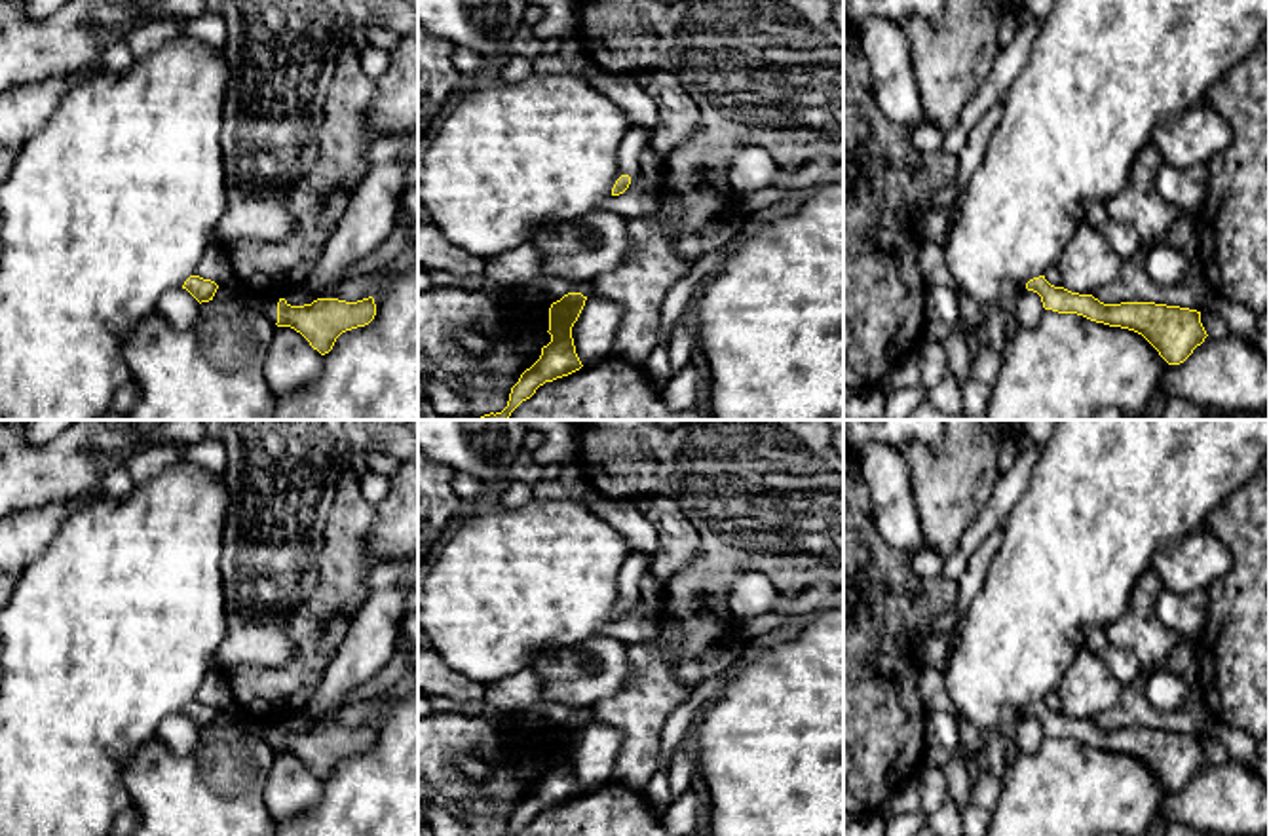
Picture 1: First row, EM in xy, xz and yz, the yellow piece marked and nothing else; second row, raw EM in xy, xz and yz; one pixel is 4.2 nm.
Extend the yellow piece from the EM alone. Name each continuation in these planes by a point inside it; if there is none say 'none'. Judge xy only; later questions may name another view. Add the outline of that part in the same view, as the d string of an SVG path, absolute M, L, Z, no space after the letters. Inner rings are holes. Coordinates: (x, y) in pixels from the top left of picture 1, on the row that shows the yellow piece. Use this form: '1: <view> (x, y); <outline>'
1: xy (268, 306); M249 294L247 298L243 298L243 302L262 312L272 323L277 323L277 298Z

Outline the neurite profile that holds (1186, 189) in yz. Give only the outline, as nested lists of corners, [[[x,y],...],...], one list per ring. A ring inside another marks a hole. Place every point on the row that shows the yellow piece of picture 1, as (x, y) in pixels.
[[[1163,163],[1157,175],[1159,194],[1184,209],[1189,217],[1197,217],[1203,211],[1203,203],[1208,190],[1208,167],[1193,165],[1189,169],[1176,169]]]

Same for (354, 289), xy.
[[[365,276],[365,277],[353,277],[344,281],[334,298],[346,300],[346,302],[357,302],[369,296],[374,296],[378,293],[376,283]]]

